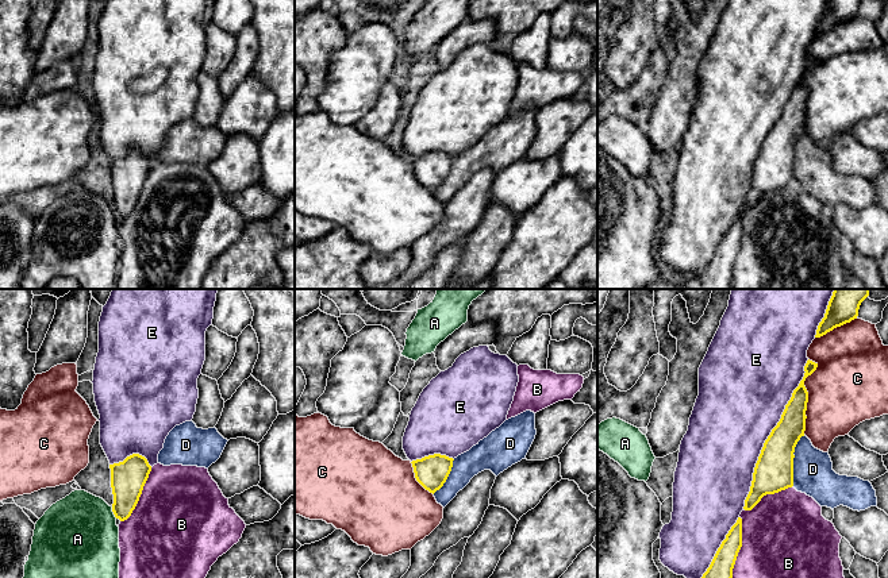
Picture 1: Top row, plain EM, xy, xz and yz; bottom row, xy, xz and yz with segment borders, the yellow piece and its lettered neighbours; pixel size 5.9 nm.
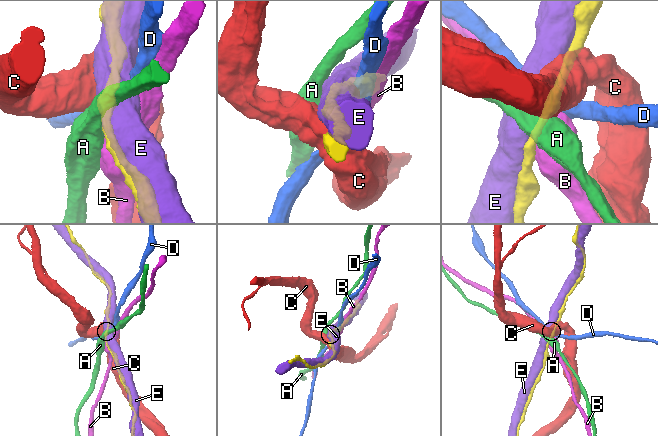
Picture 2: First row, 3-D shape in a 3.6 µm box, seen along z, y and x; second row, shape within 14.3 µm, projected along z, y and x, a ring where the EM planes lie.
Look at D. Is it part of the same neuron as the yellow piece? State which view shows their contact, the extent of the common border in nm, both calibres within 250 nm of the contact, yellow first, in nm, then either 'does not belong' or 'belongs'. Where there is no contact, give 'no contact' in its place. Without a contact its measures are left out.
contact in yz; length 320 nm; calibres 240 and 240 nm; does not belong

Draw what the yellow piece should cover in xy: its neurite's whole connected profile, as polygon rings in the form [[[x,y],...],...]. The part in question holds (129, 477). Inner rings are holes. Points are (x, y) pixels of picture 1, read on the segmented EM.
[[[112,289],[103,307],[92,384],[100,415],[100,444],[111,469],[112,512],[120,521],[135,509],[169,432],[193,419],[197,378],[205,361],[205,331],[212,324],[216,293],[218,289]]]

